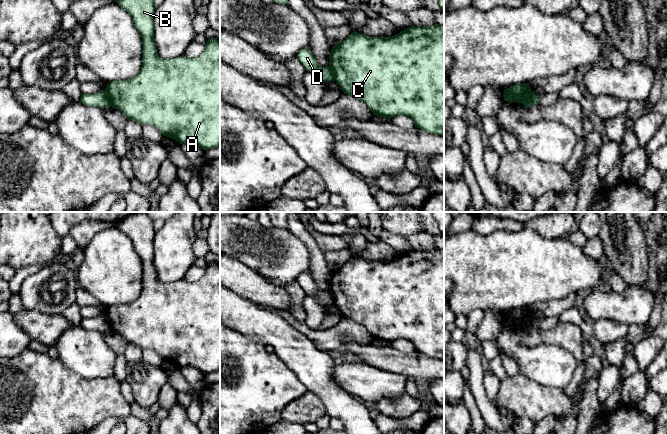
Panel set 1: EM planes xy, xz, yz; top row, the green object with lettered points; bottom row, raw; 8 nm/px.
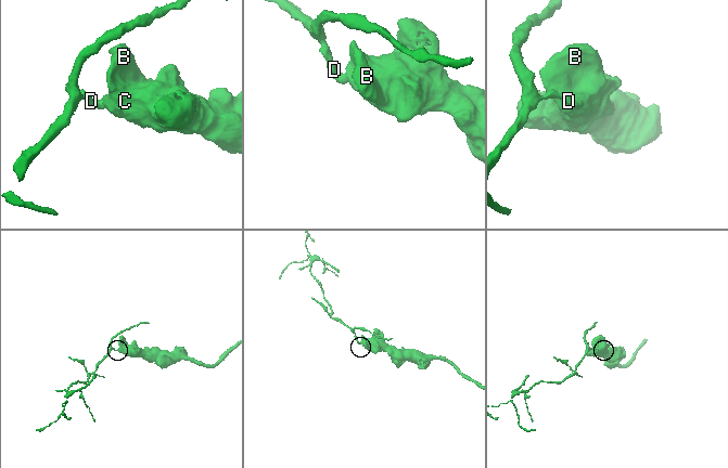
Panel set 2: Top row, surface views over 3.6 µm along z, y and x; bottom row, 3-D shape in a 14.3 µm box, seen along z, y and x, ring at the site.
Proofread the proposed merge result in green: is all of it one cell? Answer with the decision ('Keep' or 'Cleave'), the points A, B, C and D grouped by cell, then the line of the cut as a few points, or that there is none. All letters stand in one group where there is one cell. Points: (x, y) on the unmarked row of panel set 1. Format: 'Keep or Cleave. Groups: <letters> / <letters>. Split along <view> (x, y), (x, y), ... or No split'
Cleave. Groups: A B C / D. Split along xy (105, 313), (110, 330)

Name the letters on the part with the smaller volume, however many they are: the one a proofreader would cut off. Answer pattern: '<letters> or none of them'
D

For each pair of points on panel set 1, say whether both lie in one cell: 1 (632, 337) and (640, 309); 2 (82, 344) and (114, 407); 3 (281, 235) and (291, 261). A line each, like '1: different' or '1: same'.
1: different
2: different
3: same

